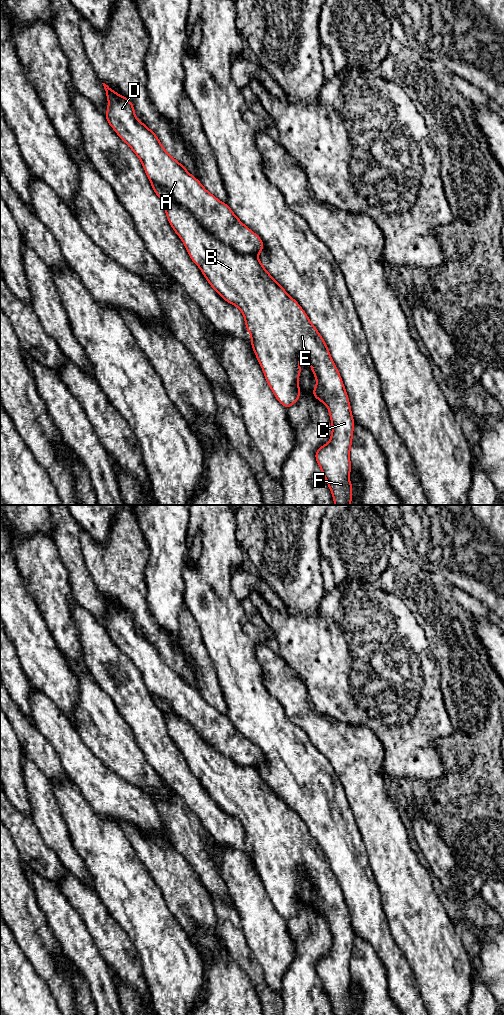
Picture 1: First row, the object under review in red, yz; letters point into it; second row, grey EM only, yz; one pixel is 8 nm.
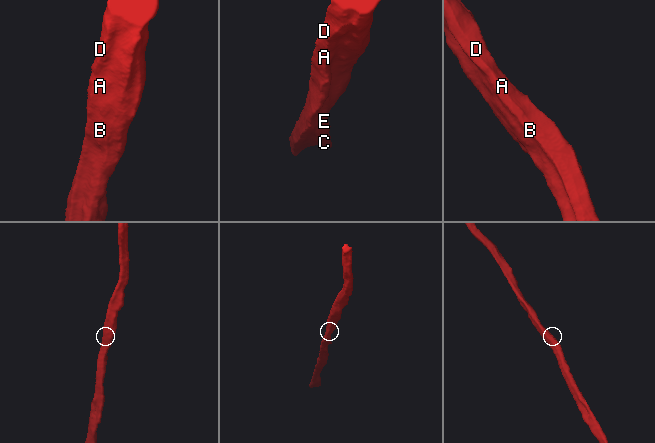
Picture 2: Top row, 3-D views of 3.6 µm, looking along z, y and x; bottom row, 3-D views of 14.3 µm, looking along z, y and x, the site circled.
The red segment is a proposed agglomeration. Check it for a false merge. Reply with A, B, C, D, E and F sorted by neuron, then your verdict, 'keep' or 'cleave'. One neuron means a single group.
groups A D / B C E F; cleave

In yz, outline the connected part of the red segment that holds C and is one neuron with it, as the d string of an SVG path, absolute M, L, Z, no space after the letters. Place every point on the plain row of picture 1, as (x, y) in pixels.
M150 694L162 712L170 737L183 753L193 774L199 778L212 800L243 825L246 841L251 846L251 858L266 893L276 911L286 921L300 909L298 890L301 879L298 872L303 869L311 878L317 894L312 905L328 919L332 935L330 953L316 963L315 971L331 1002L334 1015L351 1015L353 1000L349 991L350 960L354 932L341 888L322 848L297 813L274 792L257 768L236 765L206 743L187 721L177 717L163 699Z

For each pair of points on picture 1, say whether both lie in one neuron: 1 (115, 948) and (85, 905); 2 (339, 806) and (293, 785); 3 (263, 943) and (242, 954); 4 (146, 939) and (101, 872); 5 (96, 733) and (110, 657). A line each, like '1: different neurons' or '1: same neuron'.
1: same neuron
2: same neuron
3: different neurons
4: same neuron
5: different neurons

